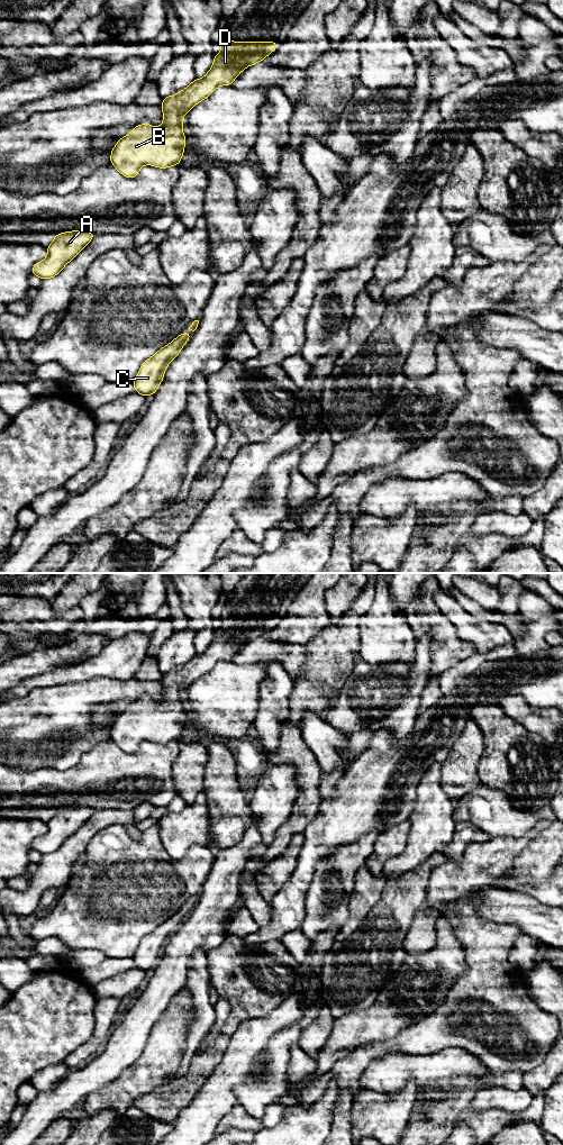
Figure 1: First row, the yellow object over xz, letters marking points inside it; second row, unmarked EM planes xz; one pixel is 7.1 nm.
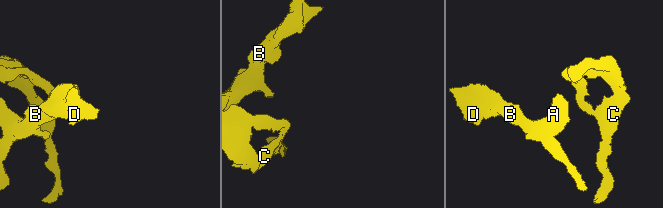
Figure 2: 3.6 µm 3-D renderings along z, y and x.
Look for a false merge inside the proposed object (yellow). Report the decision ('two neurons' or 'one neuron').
one neuron

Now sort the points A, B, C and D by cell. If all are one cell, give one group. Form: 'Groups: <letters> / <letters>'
Groups: A B C D

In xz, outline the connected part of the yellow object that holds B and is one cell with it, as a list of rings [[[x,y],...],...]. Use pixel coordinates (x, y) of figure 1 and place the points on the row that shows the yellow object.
[[[225,38],[220,47],[220,53],[214,55],[212,66],[203,78],[196,79],[176,94],[163,98],[161,126],[144,122],[117,142],[110,162],[121,175],[134,179],[144,165],[160,169],[180,165],[187,144],[182,118],[218,87],[231,85],[243,70],[264,61],[278,48],[278,43]]]

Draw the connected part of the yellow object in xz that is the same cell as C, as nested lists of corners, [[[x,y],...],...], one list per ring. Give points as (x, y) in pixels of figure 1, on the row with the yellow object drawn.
[[[188,331],[180,334],[170,344],[143,362],[133,382],[136,393],[147,397],[157,391],[169,363],[179,355],[191,336]]]

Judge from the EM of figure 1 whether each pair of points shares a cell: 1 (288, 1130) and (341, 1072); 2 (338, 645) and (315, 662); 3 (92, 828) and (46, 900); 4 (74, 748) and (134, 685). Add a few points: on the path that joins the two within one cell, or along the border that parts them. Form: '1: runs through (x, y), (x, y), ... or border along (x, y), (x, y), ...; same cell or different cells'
1: border along (333, 1079), (325, 1093), (317, 1101); different cells
2: runs through (333, 651), (320, 662); same cell
3: border along (71, 874), (63, 888), (42, 896), (38, 909); different cells
4: runs through (74, 726), (74, 716), (100, 690), (111, 690); same cell

